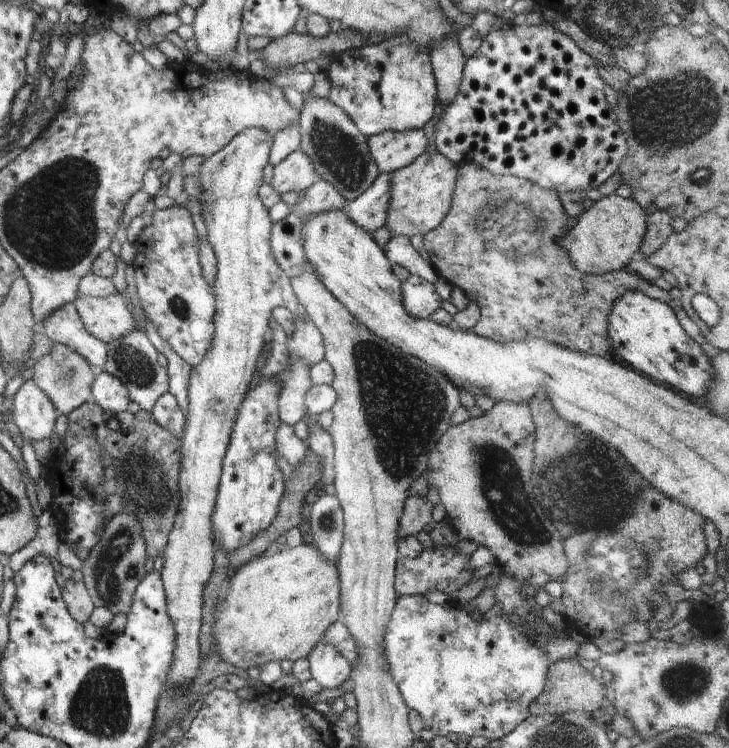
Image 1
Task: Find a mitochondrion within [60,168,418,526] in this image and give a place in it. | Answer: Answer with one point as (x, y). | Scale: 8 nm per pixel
(146, 481)

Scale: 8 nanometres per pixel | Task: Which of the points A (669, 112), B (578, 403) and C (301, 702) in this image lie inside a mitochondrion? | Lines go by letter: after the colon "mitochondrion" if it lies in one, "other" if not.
A: mitochondrion
B: other
C: other

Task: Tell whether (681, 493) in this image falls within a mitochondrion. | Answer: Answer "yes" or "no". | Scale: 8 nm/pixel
no

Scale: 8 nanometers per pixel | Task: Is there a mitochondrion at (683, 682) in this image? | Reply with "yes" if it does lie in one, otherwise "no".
yes

